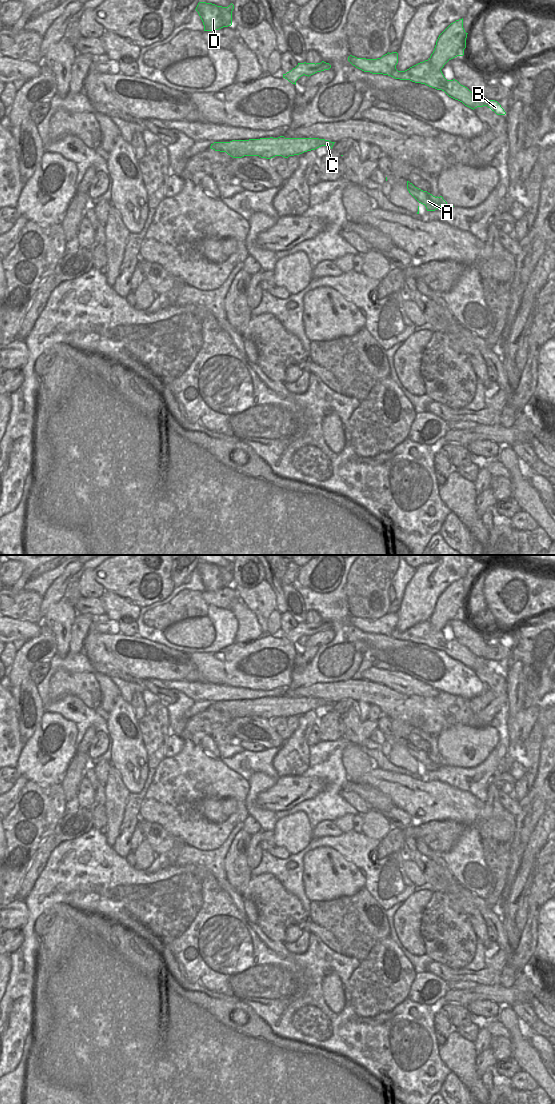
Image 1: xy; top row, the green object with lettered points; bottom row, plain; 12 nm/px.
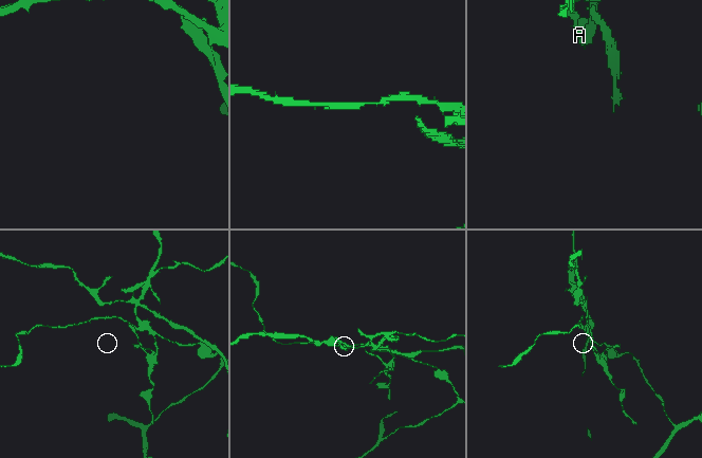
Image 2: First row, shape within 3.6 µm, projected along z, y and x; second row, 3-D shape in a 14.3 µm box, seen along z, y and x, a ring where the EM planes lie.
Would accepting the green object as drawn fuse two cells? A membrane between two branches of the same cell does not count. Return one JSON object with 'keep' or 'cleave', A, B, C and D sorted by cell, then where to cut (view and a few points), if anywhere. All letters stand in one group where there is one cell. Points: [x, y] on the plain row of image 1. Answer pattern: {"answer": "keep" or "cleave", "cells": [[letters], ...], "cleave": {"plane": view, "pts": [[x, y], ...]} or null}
{"answer": "cleave", "cells": [["A", "C"], ["B", "D"]], "cleave": {"plane": "xy", "pts": [[435, 757], [439, 757]]}}

